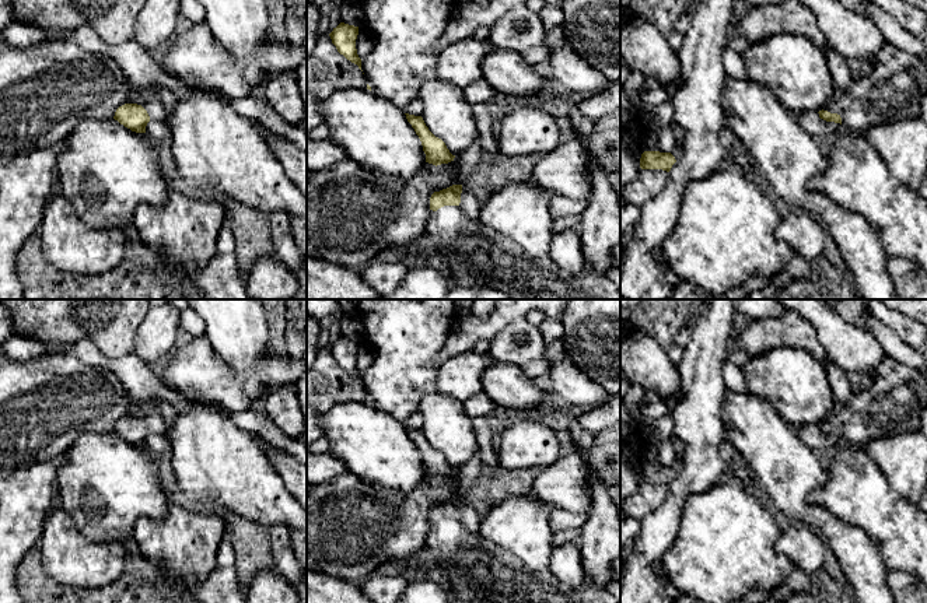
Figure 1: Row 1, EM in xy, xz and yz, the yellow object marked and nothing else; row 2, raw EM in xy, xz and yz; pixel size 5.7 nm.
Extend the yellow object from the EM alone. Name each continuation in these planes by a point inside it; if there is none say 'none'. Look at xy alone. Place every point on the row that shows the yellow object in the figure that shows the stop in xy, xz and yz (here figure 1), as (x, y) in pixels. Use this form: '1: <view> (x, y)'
1: xy (150, 102)

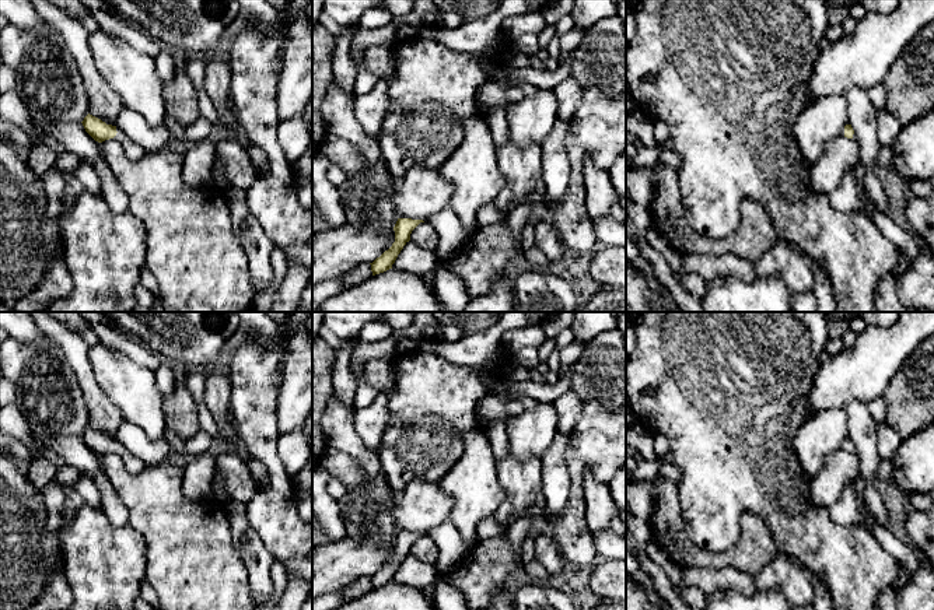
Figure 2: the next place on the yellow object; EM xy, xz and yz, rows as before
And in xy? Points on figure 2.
1: xy (133, 151)

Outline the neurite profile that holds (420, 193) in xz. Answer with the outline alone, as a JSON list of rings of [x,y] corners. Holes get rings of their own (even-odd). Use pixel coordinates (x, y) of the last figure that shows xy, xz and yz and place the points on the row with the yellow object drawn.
[[[412,166],[393,180],[392,203],[398,218],[428,221],[449,207],[454,185],[438,169]]]

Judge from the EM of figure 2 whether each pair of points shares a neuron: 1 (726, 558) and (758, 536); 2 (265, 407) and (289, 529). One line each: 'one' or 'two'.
1: one
2: one

